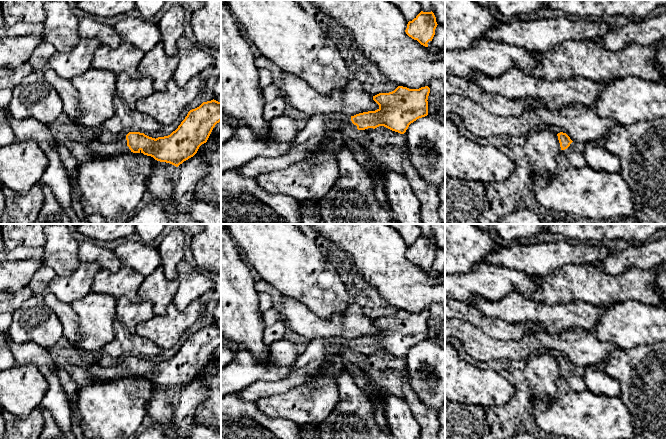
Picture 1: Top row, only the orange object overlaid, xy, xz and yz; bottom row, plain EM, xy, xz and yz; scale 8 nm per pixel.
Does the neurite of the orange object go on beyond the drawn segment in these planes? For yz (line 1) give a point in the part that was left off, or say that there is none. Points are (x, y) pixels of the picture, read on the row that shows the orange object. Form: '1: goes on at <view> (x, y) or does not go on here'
1: goes on at yz (575, 157)

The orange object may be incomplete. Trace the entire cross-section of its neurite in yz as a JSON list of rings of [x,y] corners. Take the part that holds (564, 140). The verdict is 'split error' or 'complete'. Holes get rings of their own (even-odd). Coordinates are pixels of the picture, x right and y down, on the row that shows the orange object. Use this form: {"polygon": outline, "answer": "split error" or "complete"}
{"polygon": [[[563,132],[558,133],[557,136],[562,153],[565,154],[569,162],[575,167],[585,166],[586,160],[583,156],[583,153],[575,148],[574,144],[572,143],[573,141],[570,139],[570,137]]], "answer": "split error"}

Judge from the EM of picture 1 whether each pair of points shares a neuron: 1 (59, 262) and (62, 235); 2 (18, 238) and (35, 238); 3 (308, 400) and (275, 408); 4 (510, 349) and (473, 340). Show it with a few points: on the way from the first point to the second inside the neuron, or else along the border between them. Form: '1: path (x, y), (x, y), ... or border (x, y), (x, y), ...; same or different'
1: path (60, 255), (60, 242); same
2: path (22, 238), (31, 238); same
3: path (300, 404), (283, 406); same
4: path (501, 349), (482, 348); same

